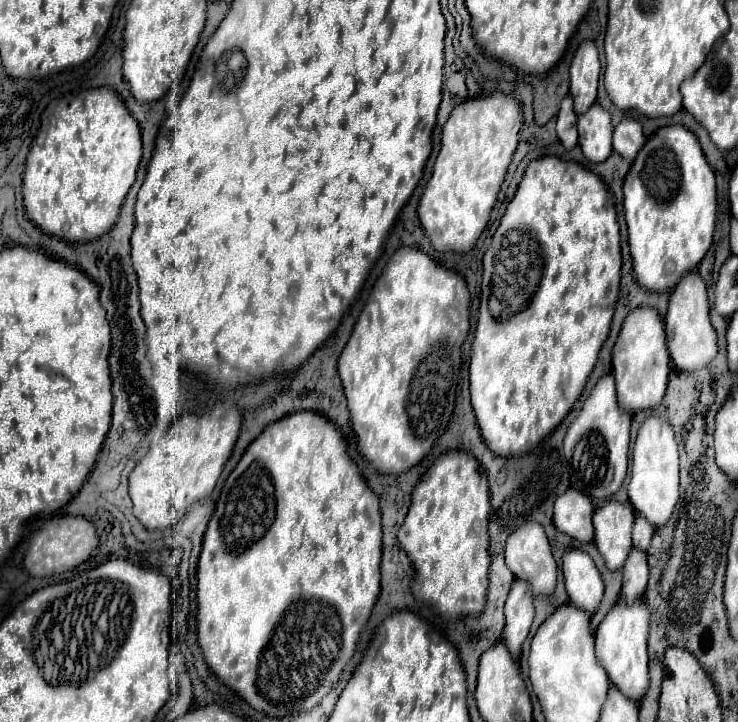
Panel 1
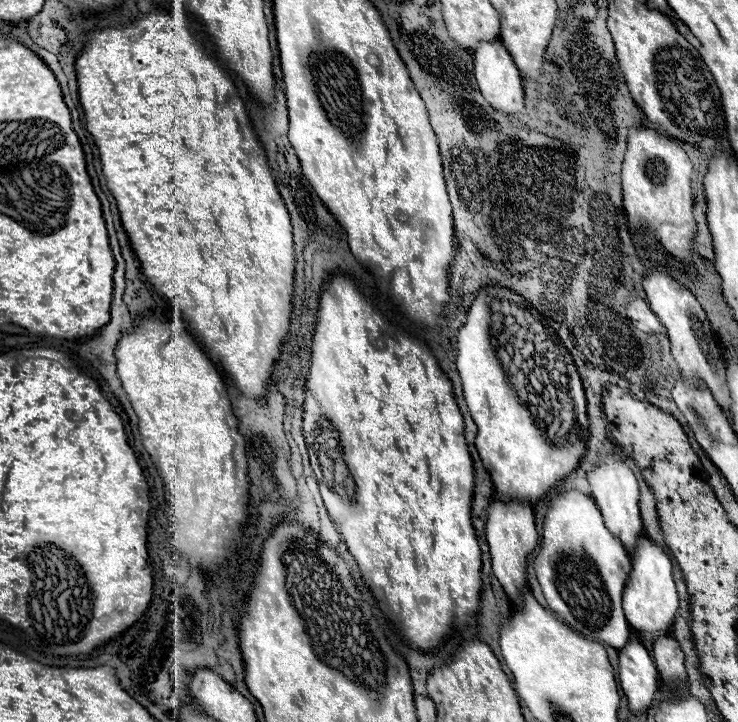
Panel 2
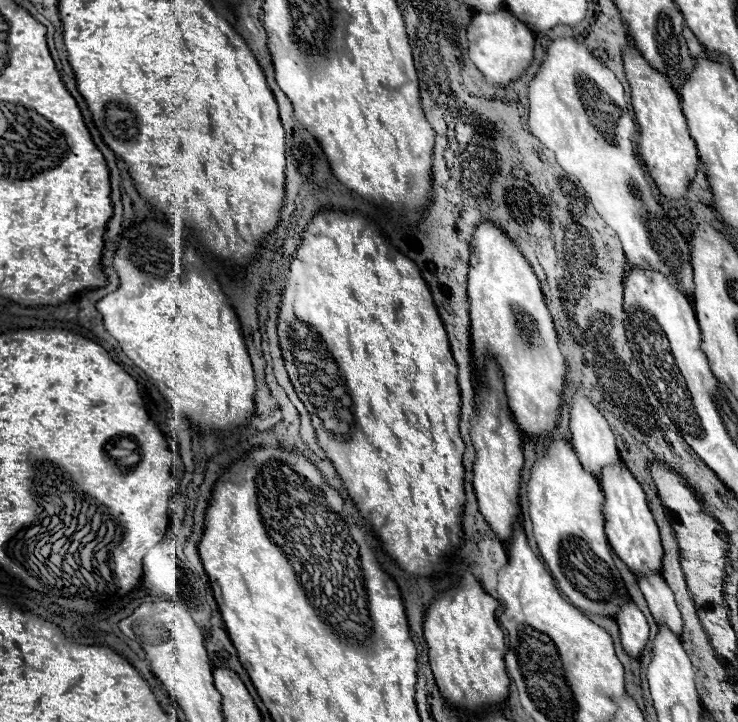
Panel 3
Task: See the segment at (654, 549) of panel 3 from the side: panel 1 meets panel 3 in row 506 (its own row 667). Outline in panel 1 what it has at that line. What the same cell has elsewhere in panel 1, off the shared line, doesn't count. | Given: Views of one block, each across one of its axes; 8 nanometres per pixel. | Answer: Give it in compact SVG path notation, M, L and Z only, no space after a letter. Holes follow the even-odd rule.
M638 600L634 604L618 602L602 620L602 624L596 630L596 658L604 666L604 670L610 676L610 682L626 694L626 698L632 698L640 702L650 686L650 676L648 676L648 650L646 650L646 640L648 640L648 618L650 610L646 602Z

